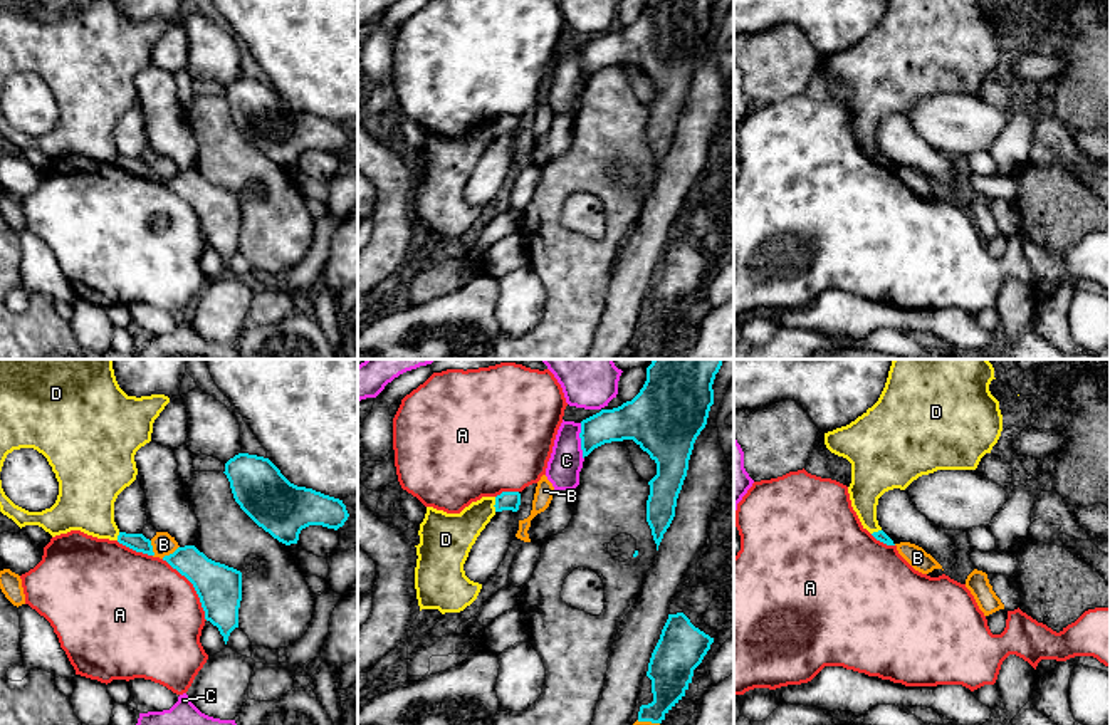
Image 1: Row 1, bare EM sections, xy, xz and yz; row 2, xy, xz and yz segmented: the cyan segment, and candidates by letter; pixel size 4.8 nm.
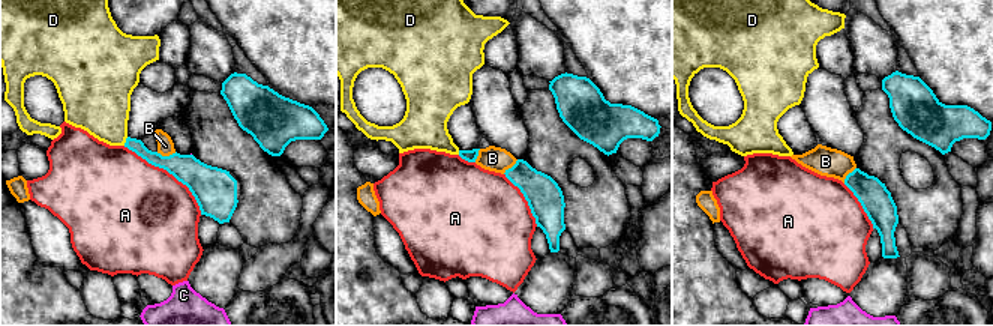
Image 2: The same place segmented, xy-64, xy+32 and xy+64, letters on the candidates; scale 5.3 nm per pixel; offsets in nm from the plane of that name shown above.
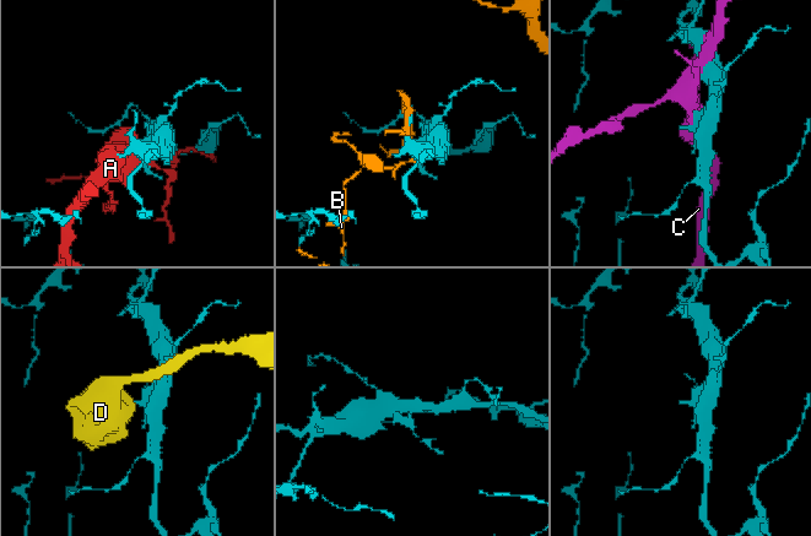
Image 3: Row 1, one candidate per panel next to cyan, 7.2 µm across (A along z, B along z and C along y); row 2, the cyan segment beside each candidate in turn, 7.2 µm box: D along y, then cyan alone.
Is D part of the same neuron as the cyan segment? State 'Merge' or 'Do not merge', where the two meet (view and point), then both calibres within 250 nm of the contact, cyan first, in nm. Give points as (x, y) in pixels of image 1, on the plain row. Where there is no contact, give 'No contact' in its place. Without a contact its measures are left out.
Do not merge. Touches cyan at xz (496, 128). Thickness 100 nm (cyan) against 200 nm

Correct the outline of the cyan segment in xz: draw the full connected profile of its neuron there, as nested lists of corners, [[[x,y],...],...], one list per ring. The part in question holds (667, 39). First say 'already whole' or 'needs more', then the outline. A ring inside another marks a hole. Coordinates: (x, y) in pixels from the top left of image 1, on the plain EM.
already whole; [[[647,0],[643,12],[631,25],[613,34],[601,34],[581,45],[583,82],[605,67],[633,64],[657,87],[657,99],[648,106],[647,124],[647,146],[657,175],[675,141],[694,67],[707,49],[714,29],[714,3],[715,0]]]

